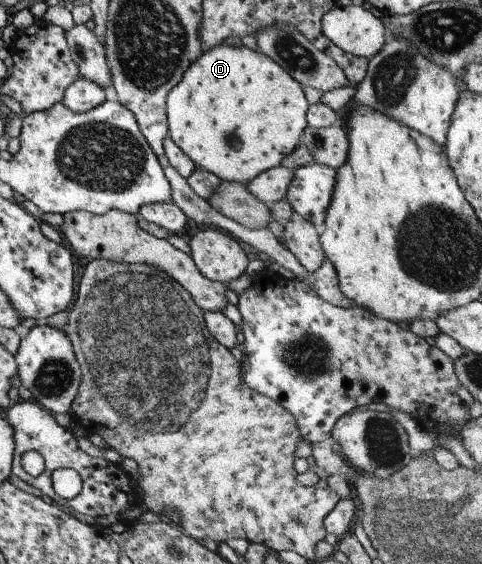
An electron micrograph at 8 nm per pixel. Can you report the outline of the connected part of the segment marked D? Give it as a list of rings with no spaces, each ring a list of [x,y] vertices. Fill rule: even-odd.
[[[221,42],[212,48],[203,50],[199,54],[199,57],[197,57],[193,63],[190,63],[190,66],[183,72],[179,83],[174,85],[169,90],[169,93],[167,93],[164,107],[166,126],[168,129],[167,135],[171,138],[171,141],[195,163],[197,168],[210,171],[213,175],[216,175],[221,182],[242,183],[245,185],[262,171],[279,166],[281,159],[288,156],[289,153],[299,145],[299,136],[303,128],[307,126],[306,111],[308,101],[306,101],[303,95],[300,83],[296,79],[293,79],[287,71],[283,71],[283,69],[263,52],[253,51],[243,45],[240,47],[228,46]]]

